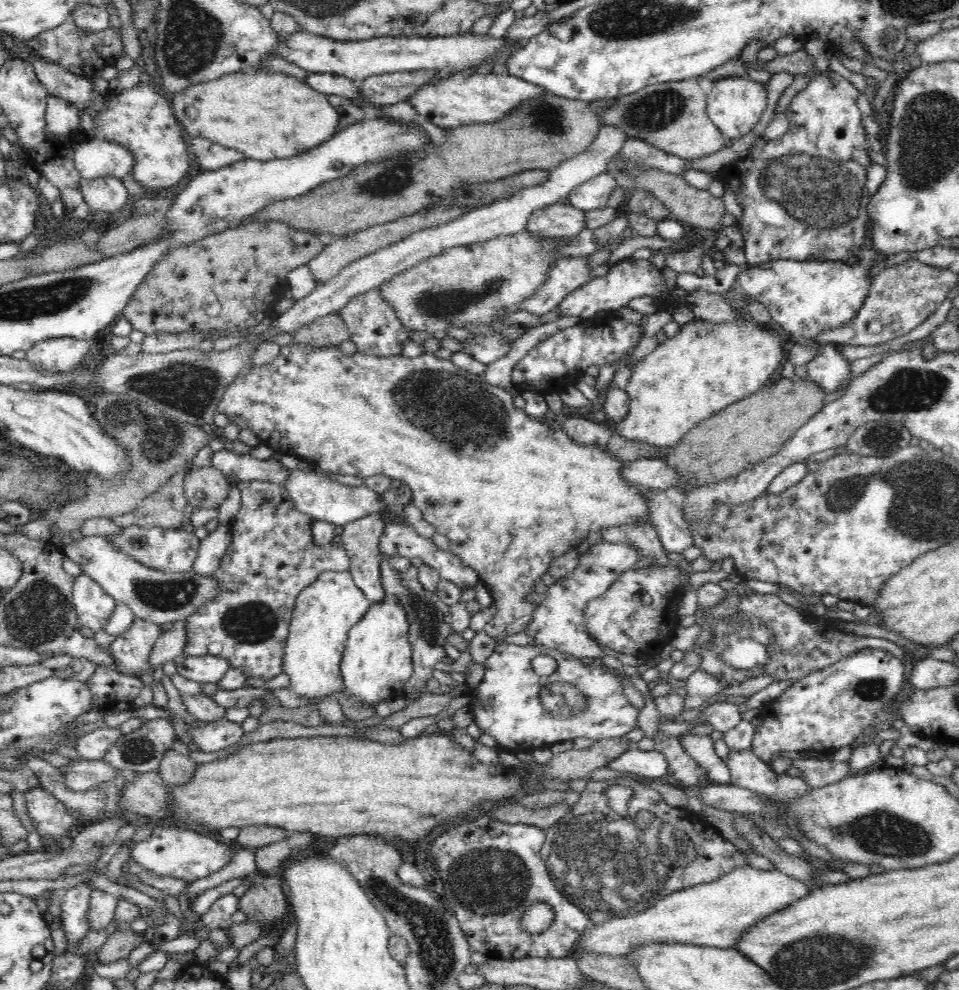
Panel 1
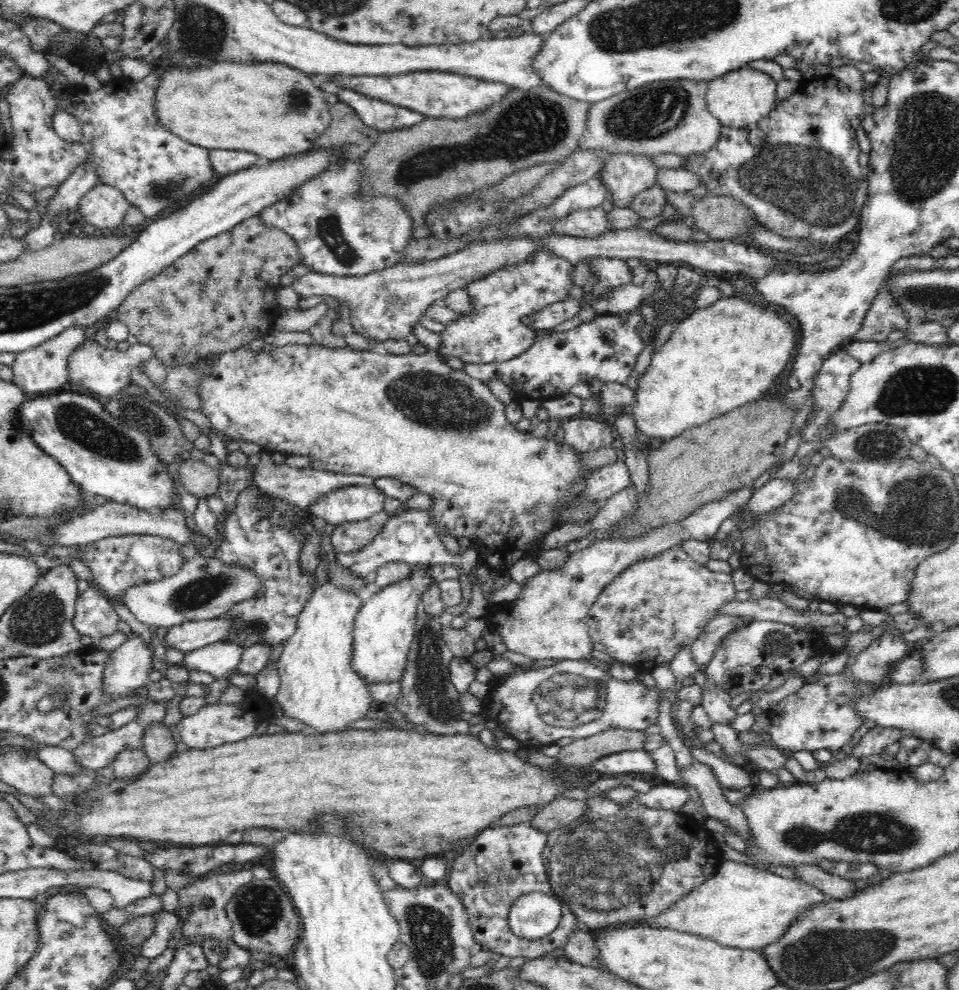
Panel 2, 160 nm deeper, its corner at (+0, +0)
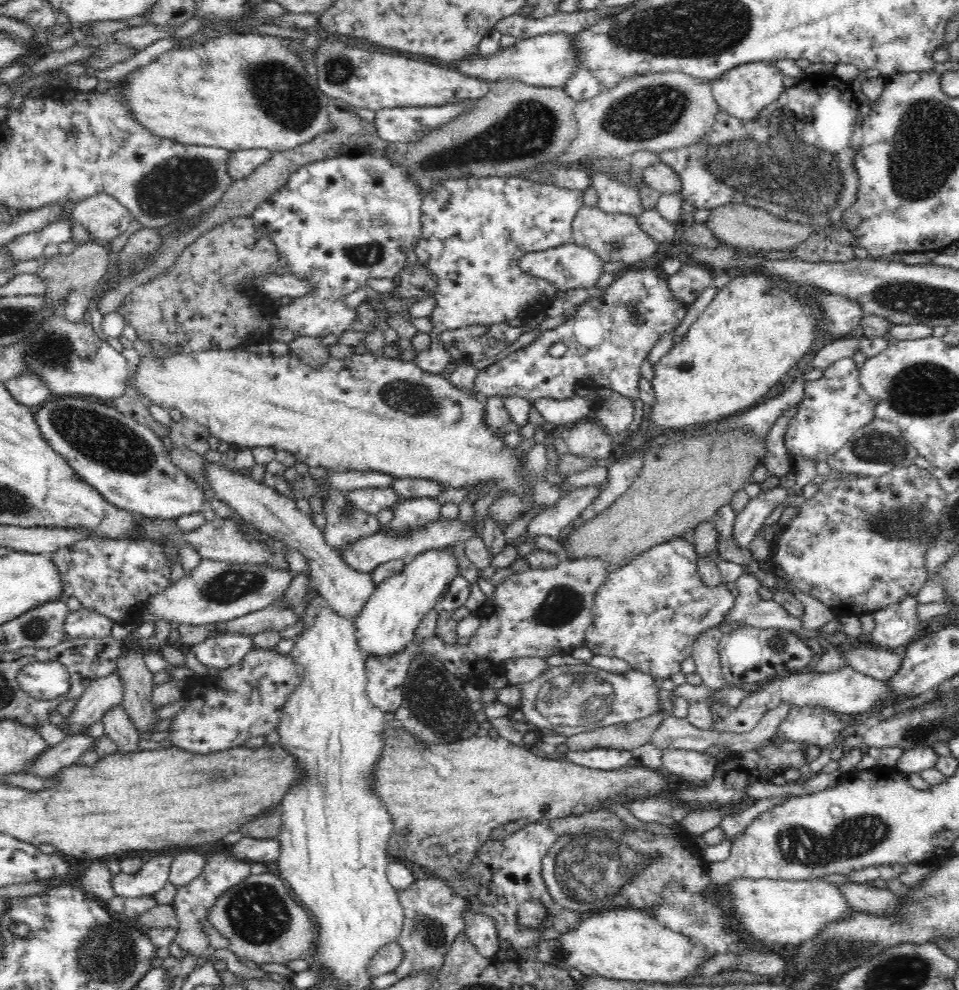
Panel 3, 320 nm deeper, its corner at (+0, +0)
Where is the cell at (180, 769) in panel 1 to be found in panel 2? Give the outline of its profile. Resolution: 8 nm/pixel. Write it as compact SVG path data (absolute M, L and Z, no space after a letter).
M152 722L144 732L142 743L142 750L152 763L164 762L171 754L177 753L173 731L163 722Z

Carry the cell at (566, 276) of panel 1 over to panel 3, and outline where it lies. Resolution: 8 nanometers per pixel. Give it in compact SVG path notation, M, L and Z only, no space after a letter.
M490 175L490 177L484 178L458 178L458 180L442 180L442 182L434 183L430 194L423 196L423 204L421 207L421 237L418 245L416 246L415 253L418 257L418 263L424 265L428 271L433 274L433 280L435 280L434 290L431 294L436 300L436 306L430 314L429 319L432 323L432 332L429 333L431 343L426 350L417 351L416 357L413 359L413 363L432 374L439 374L445 371L446 366L452 362L452 358L449 352L442 344L441 335L446 330L457 330L464 327L476 327L479 329L485 329L487 326L494 326L496 324L508 324L510 320L518 318L520 314L528 312L528 304L538 300L540 294L544 294L546 286L544 281L538 280L536 276L530 276L521 270L519 266L520 260L527 254L528 250L542 251L550 250L550 248L556 248L556 246L562 246L563 243L572 242L571 226L573 224L576 214L584 207L583 202L584 191L572 191L558 188L550 184L538 184L536 182L530 182L524 177L498 177Z

